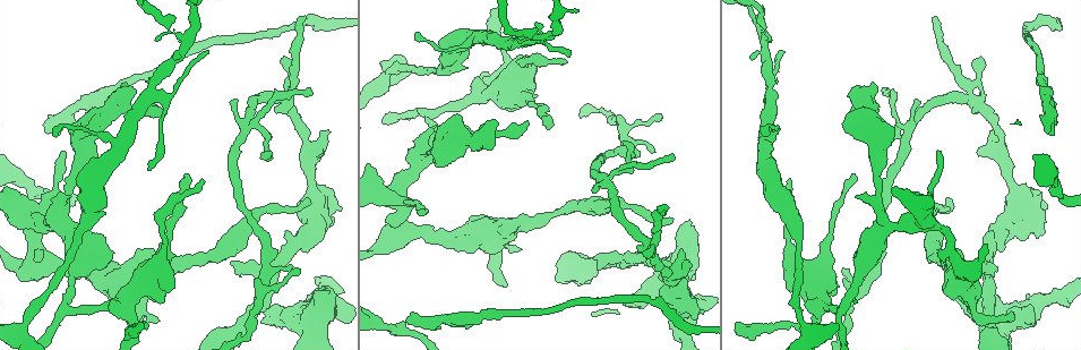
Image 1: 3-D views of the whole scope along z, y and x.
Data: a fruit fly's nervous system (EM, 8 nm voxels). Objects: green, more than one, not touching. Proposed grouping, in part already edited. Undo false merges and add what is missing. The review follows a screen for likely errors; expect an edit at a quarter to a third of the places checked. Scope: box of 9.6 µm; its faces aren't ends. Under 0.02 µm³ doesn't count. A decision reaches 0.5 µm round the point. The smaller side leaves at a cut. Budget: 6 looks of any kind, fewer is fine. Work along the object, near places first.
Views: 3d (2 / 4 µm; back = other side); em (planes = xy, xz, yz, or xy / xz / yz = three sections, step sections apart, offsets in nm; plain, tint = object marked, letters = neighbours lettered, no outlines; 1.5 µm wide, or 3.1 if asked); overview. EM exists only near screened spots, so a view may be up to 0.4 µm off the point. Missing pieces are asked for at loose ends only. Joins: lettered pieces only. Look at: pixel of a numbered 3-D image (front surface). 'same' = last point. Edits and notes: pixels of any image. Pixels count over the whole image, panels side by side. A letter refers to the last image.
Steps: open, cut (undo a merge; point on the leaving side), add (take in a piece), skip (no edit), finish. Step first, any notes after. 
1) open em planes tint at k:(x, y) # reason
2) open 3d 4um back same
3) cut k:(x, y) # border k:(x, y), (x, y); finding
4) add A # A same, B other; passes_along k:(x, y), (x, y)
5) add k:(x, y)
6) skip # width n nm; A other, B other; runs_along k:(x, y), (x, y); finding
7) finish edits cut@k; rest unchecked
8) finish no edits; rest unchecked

open em xy step 4 letters at 1:(410, 321) # an open end

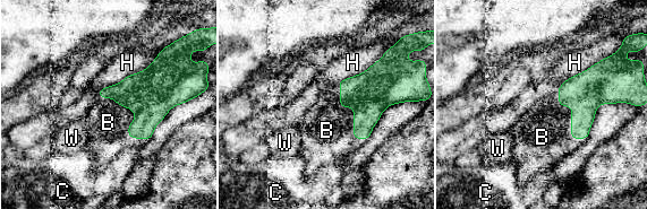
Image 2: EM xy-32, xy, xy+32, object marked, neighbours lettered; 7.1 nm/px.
open em yz step 8 letters same # another direction

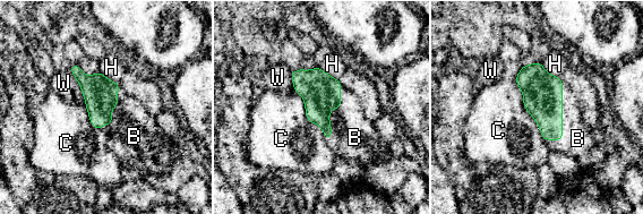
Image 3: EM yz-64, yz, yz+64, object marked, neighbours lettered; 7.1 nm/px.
add B # B same, C other, H other, W other; the neuron continues

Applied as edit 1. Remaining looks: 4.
open overview # redraw

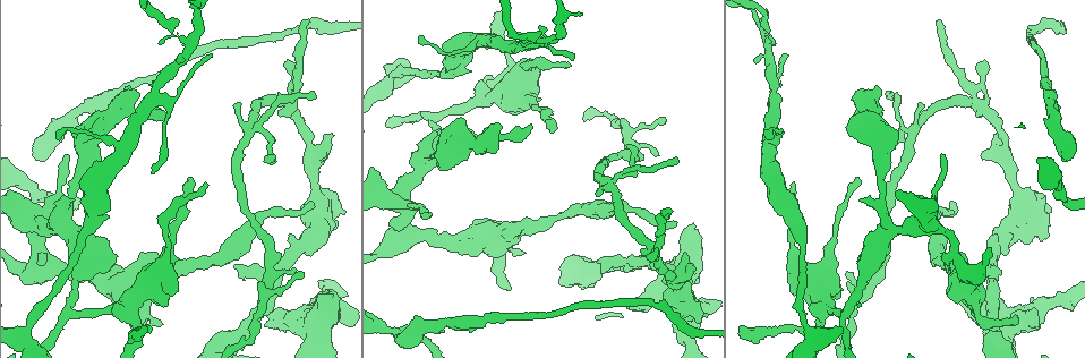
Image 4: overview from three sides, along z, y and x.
open em planes letters at 4:(532, 102) # sudden change in width

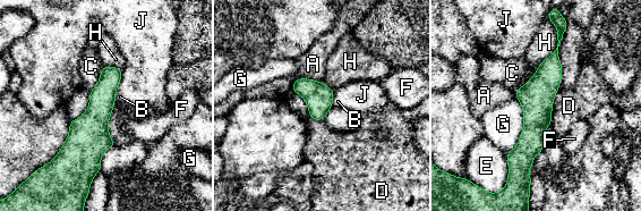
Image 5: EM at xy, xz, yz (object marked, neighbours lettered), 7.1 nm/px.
skip # width 200 nm; A other, B other, C other, D other, E other, F other, G other, H other, J other; runs_along 5:(555, 55), (537, 95), (522, 171); continuous, no second neuron

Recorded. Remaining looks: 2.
open 3d 2um at 4:(666, 119) # thin end

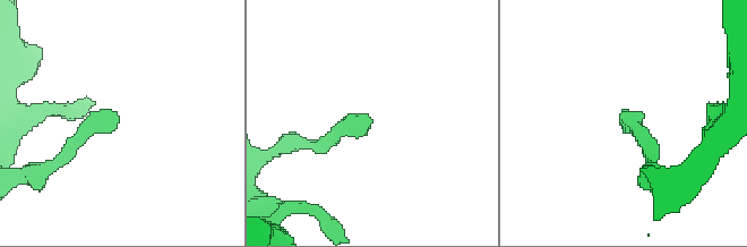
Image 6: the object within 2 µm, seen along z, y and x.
open em planes letters at 6:(369, 118)

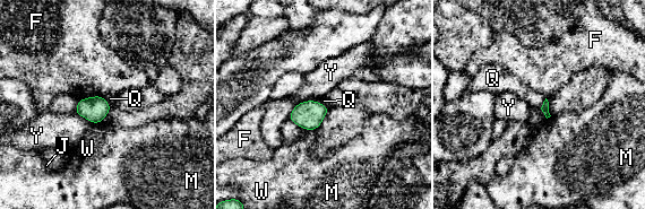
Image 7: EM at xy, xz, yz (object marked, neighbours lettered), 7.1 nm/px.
skip # F other, J other, M other, Q other, W other, Y other; border 7:(314, 99), (323, 103), (328, 109); no lettered piece goes on from it

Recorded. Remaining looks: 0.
finish edits add@3; rest unchecked

